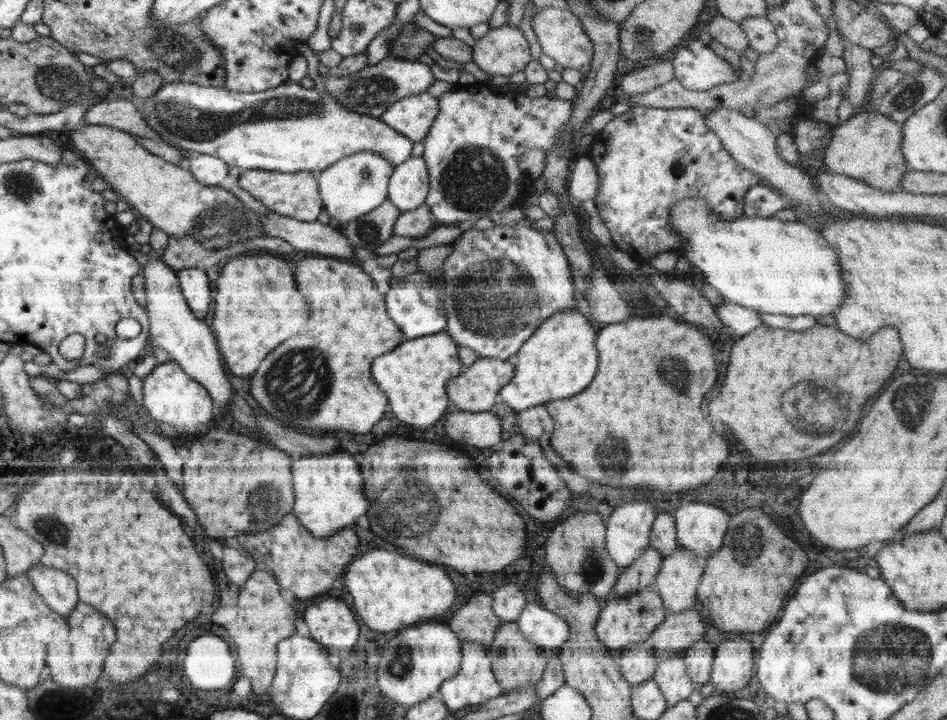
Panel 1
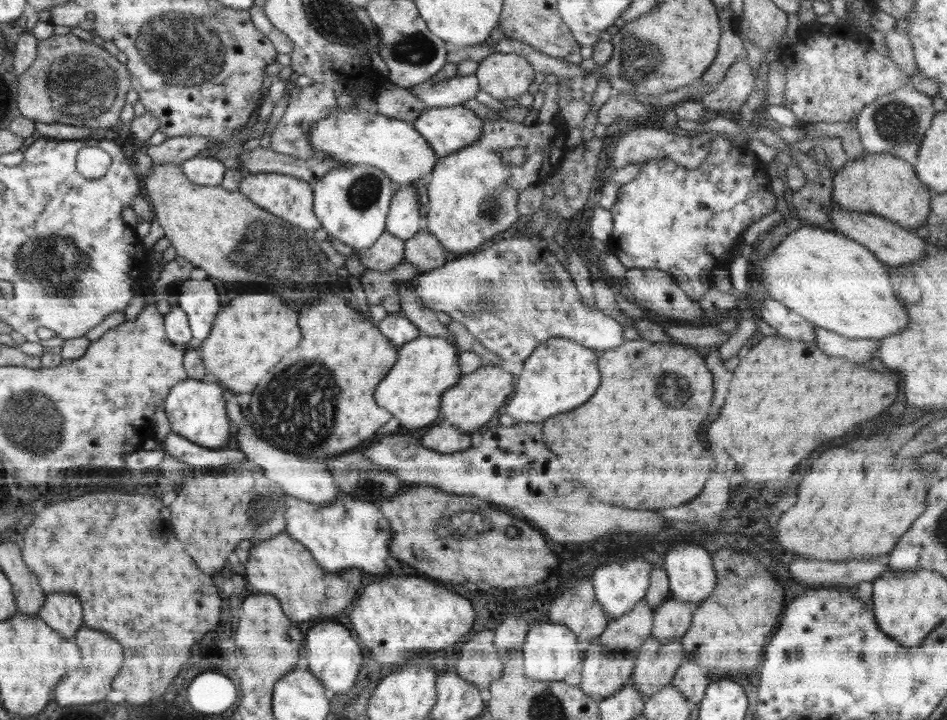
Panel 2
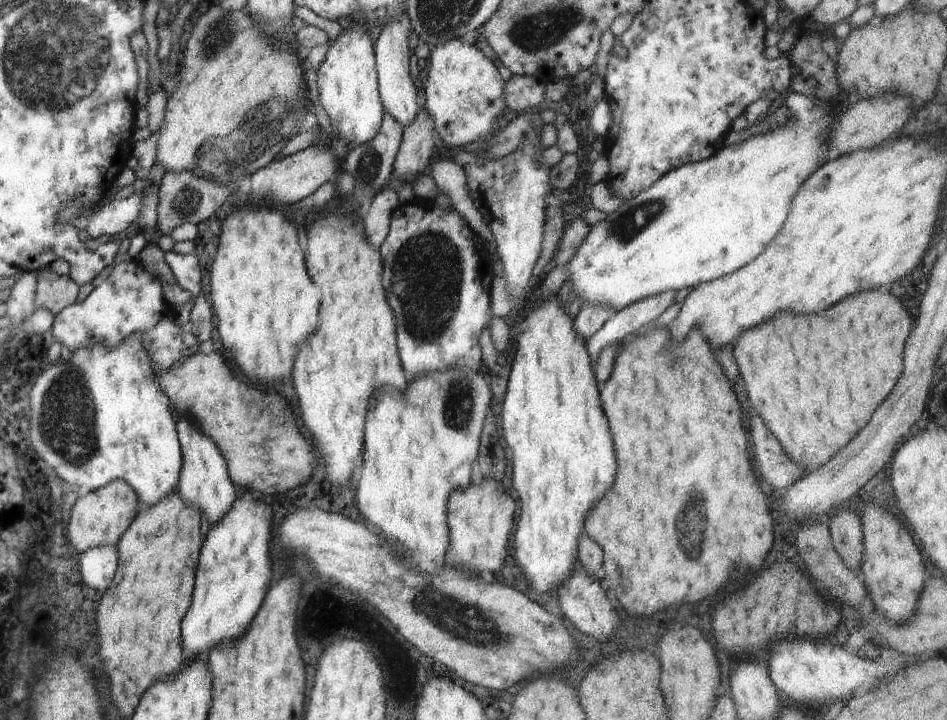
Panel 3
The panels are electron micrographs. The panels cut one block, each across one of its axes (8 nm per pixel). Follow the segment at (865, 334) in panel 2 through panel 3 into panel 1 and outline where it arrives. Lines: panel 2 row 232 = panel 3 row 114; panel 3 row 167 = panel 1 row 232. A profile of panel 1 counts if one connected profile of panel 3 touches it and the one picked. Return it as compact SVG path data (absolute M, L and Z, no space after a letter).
M682 198L678 200L674 206L672 206L672 212L670 212L670 223L672 227L676 227L676 231L680 233L682 237L682 248L680 248L679 256L686 257L686 259L706 278L705 282L714 287L720 295L724 298L725 302L739 304L740 306L751 308L752 310L774 314L784 314L786 316L800 316L810 314L812 316L830 316L834 314L842 300L846 298L847 284L843 281L842 270L840 270L840 264L838 264L838 254L834 248L830 248L830 244L826 242L826 239L822 238L816 230L808 228L810 224L802 224L802 222L782 222L778 218L760 218L754 217L748 218L748 216L740 216L736 220L722 220L718 214L714 214L708 204L702 200L702 198Z

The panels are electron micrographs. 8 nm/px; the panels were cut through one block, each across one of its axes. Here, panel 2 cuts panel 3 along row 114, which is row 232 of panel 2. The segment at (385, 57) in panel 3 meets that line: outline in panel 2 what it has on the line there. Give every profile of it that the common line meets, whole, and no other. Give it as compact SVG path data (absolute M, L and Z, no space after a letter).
M412 184L400 186L389 206L386 231L404 240L412 238L421 229L418 204L417 189Z

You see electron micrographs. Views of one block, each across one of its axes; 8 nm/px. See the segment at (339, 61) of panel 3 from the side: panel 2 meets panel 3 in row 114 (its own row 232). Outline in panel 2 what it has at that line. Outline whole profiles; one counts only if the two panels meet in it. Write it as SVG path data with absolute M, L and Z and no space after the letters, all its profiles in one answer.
M352 165L351 167L337 168L322 176L313 183L313 211L320 221L321 227L328 232L330 239L336 238L340 242L356 250L370 248L378 237L386 231L386 219L389 206L398 189L388 178L385 172L370 165Z

